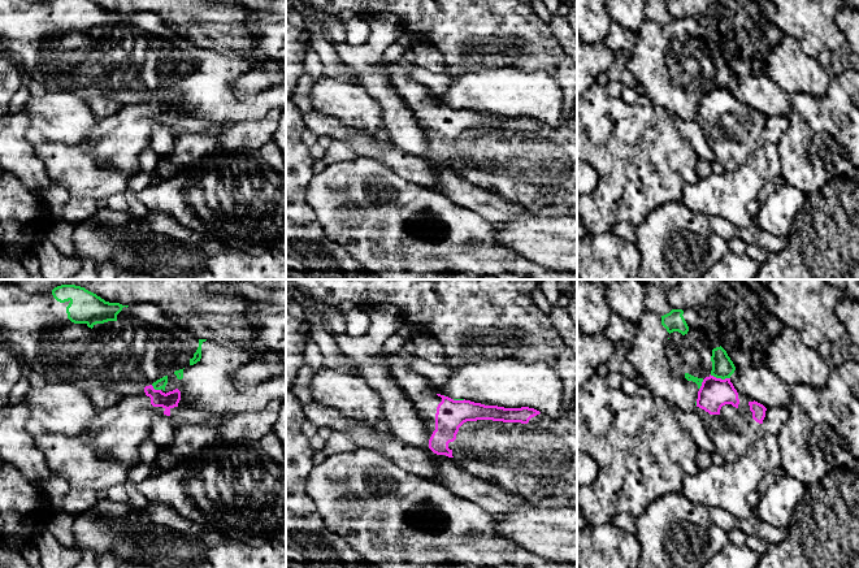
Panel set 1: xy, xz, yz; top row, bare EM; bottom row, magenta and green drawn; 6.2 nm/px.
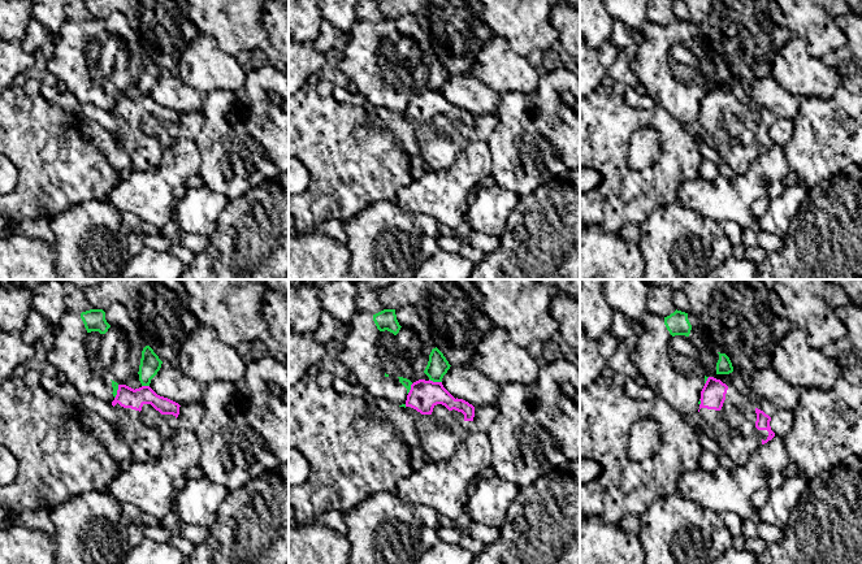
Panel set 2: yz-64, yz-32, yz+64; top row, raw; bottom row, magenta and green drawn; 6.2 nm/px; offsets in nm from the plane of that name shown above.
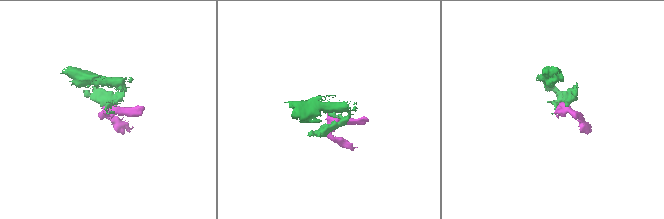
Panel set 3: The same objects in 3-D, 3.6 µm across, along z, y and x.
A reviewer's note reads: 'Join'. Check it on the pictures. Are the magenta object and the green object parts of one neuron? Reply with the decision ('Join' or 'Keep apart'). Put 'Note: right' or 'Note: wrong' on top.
Note: wrong
Keep apart

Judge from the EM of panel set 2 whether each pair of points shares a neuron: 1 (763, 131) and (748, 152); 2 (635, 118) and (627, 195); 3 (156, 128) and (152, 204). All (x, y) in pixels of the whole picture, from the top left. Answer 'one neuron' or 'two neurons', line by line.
1: one neuron
2: one neuron
3: two neurons

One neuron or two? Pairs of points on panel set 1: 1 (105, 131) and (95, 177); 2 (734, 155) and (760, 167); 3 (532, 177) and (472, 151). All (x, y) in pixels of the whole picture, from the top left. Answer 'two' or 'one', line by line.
1: one
2: two
3: one

